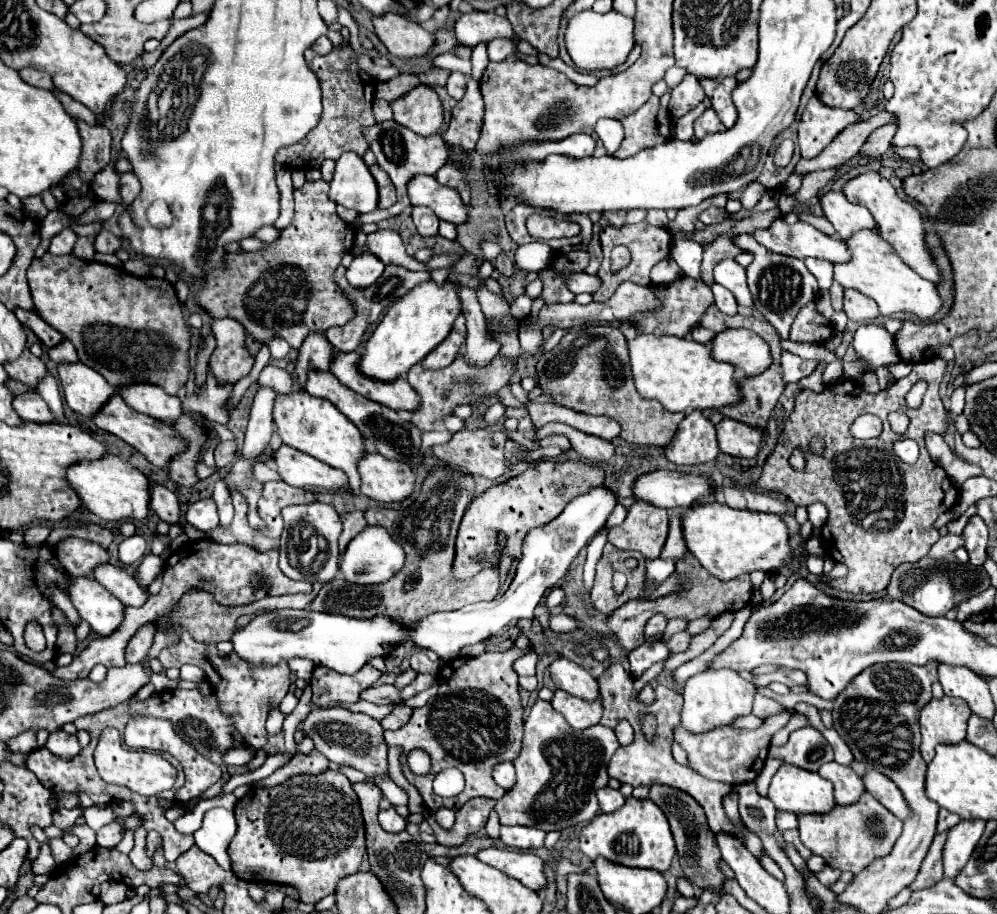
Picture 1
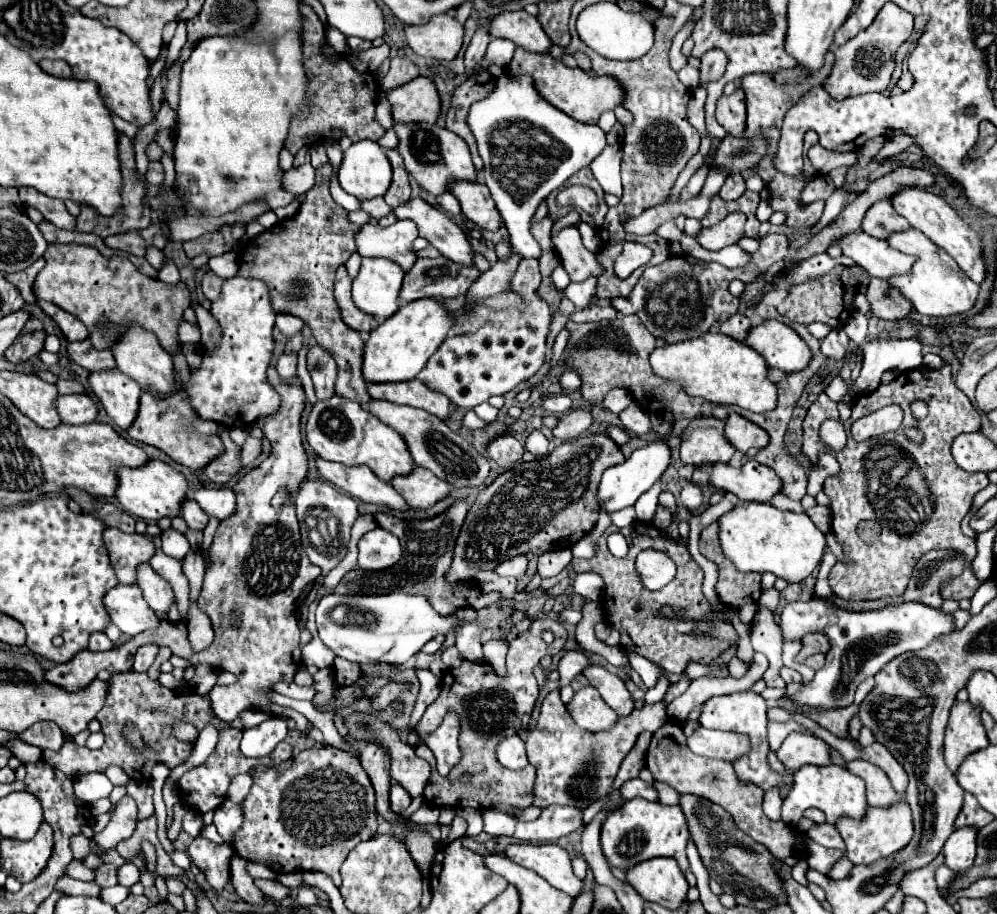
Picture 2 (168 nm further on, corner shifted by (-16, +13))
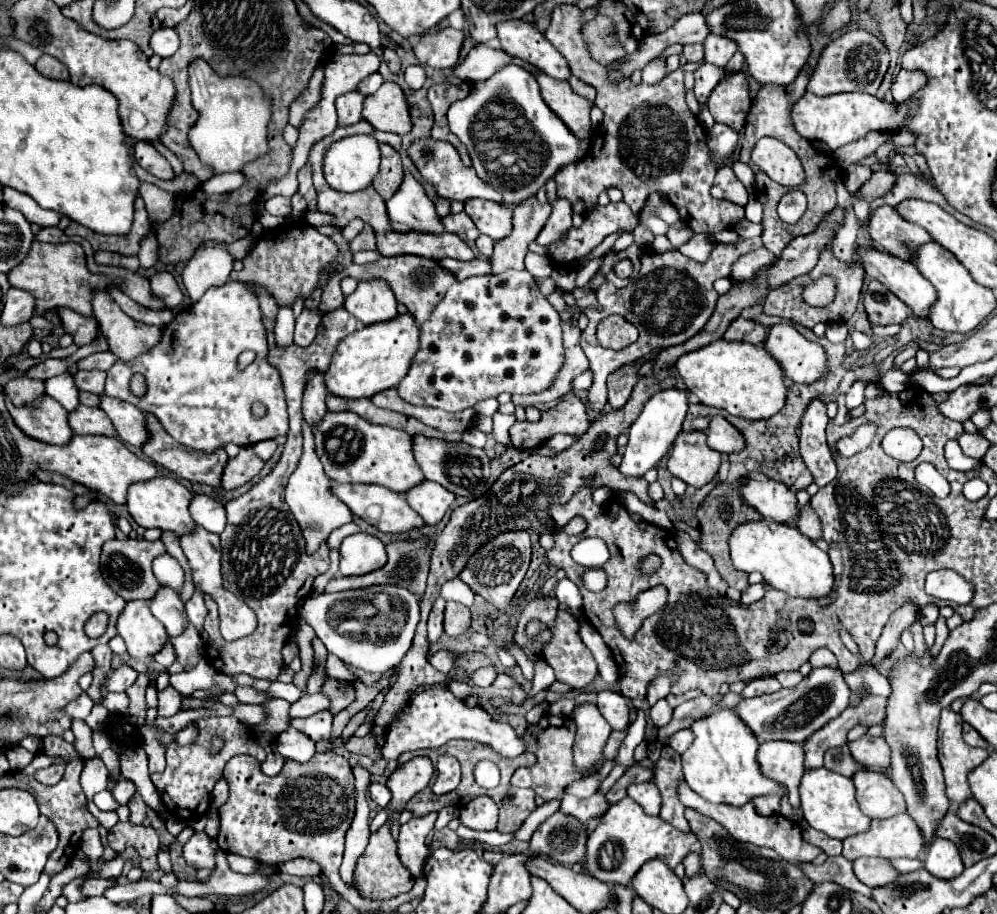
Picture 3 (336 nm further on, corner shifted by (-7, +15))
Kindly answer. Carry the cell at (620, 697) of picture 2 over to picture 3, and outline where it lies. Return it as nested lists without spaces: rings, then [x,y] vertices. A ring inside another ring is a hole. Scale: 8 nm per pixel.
[[[603,689],[597,693],[597,707],[601,715],[613,729],[625,729],[629,723],[629,705],[627,699],[611,689]]]

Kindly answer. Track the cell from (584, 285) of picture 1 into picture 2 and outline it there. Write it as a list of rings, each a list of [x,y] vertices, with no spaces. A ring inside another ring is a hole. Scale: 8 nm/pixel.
[[[564,227],[558,233],[552,233],[552,243],[570,281],[586,281],[588,277],[598,277],[602,273],[596,255],[582,245],[578,227]]]

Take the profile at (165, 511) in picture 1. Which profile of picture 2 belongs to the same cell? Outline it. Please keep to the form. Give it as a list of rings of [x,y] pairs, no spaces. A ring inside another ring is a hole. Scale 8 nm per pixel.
[[[188,499],[182,507],[182,517],[186,521],[186,525],[194,531],[204,531],[204,527],[208,525],[208,515],[198,507],[196,501]]]

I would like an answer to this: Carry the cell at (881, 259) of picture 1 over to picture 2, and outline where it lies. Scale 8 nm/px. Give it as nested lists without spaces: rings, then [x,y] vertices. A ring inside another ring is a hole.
[[[918,229],[894,233],[888,239],[888,243],[890,243],[890,247],[894,247],[898,251],[916,257],[914,269],[908,275],[892,277],[890,285],[900,289],[920,315],[950,317],[950,315],[968,313],[974,307],[980,285],[972,283],[972,279],[968,279],[968,275],[964,275],[964,271],[958,267],[958,263],[952,257],[948,257],[948,253],[942,247],[936,247],[936,243],[932,243],[928,237],[924,237]]]

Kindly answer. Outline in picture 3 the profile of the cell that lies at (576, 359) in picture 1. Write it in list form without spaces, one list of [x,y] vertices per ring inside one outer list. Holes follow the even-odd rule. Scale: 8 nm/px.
[[[611,315],[599,323],[599,343],[609,349],[625,349],[635,343],[639,331],[623,319],[623,315]]]

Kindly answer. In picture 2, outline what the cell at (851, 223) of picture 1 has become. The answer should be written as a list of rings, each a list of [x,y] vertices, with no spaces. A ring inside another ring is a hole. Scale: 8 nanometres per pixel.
[[[890,201],[874,203],[874,207],[868,209],[864,223],[862,223],[862,231],[876,239],[888,239],[888,235],[896,231],[906,231],[906,229],[910,229],[910,225],[906,223],[904,217],[900,217],[894,211]]]

